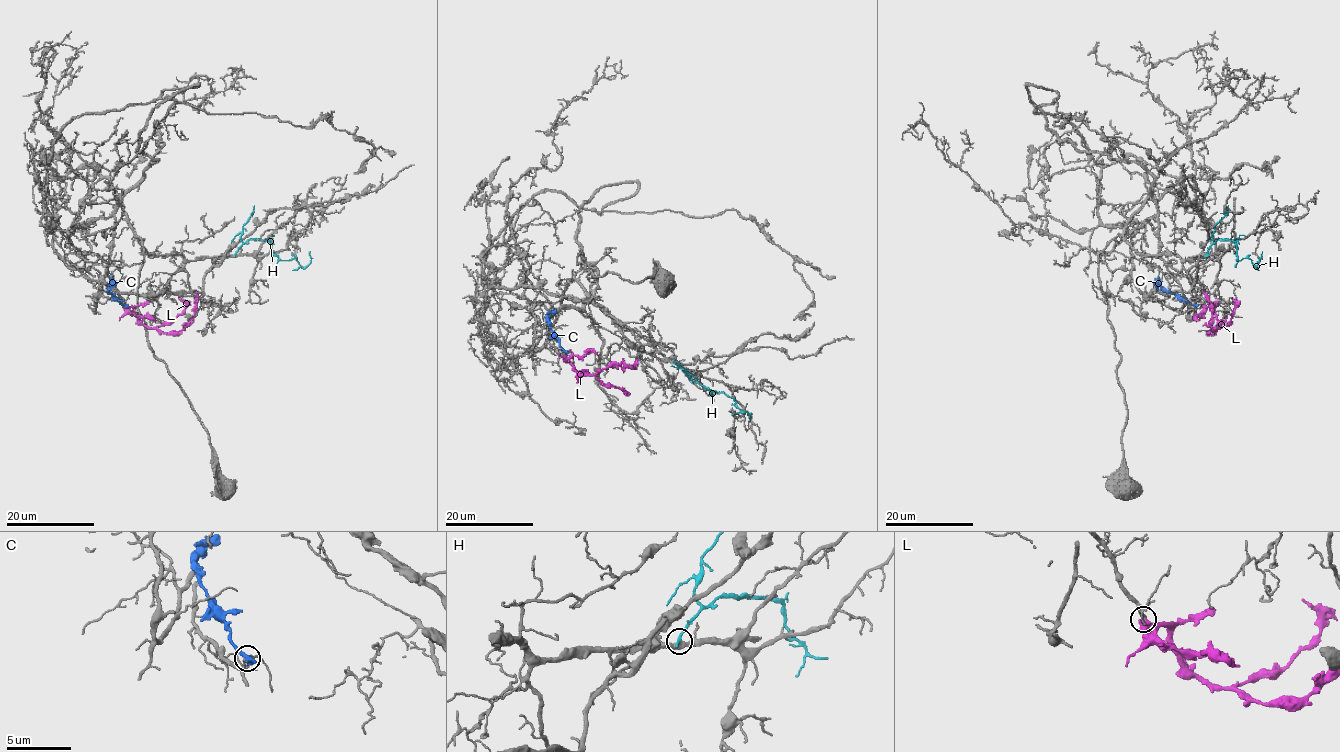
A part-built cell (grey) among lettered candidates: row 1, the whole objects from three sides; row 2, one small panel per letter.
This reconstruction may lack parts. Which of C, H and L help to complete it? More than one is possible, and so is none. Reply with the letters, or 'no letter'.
no letter

